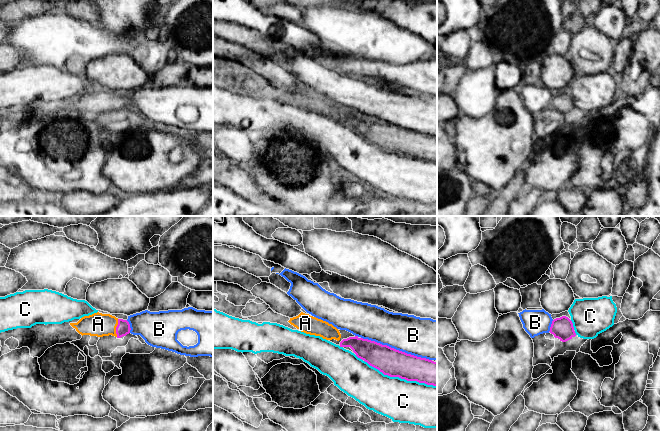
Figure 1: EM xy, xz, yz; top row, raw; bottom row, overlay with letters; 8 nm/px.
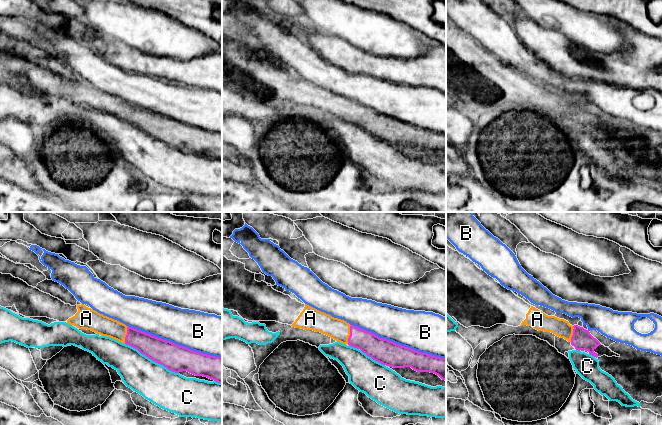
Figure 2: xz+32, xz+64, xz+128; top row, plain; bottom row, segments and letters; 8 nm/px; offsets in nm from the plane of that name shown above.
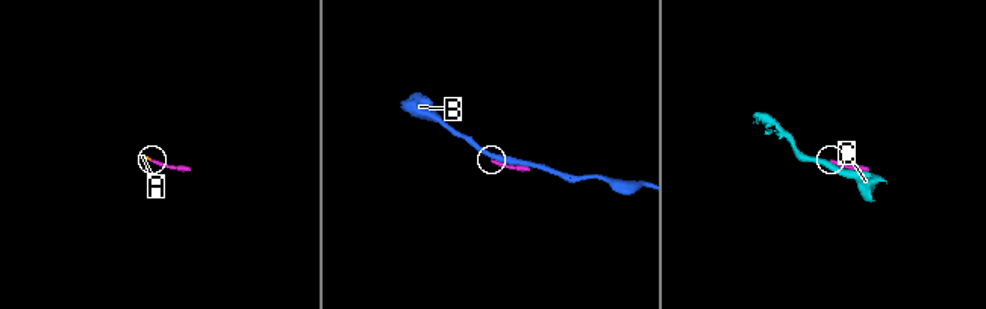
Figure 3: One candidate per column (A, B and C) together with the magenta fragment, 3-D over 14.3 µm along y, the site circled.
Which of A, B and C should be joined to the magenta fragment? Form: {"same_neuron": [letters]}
{"same_neuron": ["A"]}

